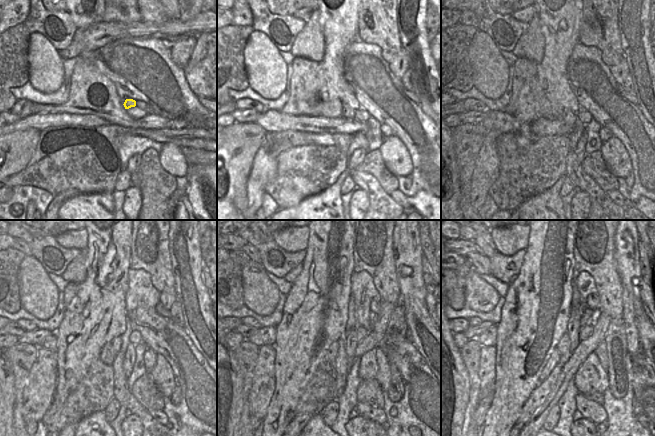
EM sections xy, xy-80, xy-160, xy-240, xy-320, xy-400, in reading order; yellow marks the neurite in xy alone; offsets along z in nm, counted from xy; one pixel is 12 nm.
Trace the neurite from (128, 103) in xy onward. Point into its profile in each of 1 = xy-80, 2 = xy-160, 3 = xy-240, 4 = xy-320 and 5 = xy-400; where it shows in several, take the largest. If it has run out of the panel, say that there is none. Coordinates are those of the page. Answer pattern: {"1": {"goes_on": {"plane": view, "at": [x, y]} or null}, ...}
{"1": {"goes_on": {"plane": "xy-80", "at": [347, 112]}}, "2": {"goes_on": {"plane": "xy-160", "at": [569, 117]}}, "3": {"goes_on": {"plane": "xy-240", "at": [108, 353]}}, "4": {"goes_on": {"plane": "xy-320", "at": [327, 363]}}, "5": {"goes_on": {"plane": "xy-400", "at": [554, 359]}}}

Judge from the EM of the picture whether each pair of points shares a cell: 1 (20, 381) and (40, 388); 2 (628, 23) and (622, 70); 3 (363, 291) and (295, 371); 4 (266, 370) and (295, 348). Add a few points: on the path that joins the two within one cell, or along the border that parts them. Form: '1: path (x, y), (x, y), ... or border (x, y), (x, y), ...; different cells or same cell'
1: border (34, 361), (22, 392), (21, 406); different cells
2: border (624, 56), (629, 73); different cells
3: border (352, 273), (350, 278), (350, 296); different cells
4: border (272, 345), (275, 351), (274, 388); different cells

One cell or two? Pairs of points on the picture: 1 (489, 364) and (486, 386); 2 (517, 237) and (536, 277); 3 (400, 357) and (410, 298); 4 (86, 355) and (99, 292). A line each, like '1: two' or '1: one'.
1: one
2: two
3: two
4: one

